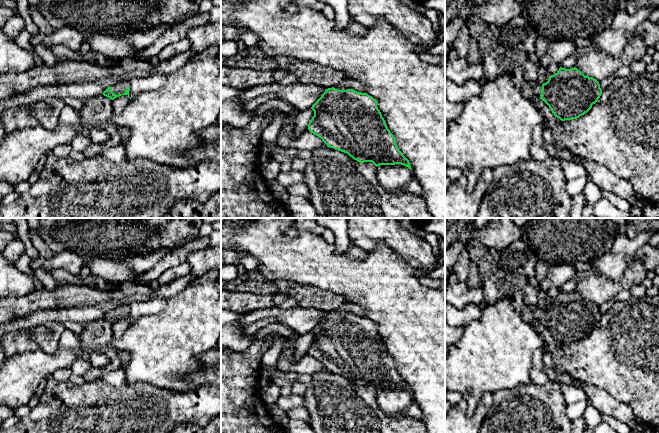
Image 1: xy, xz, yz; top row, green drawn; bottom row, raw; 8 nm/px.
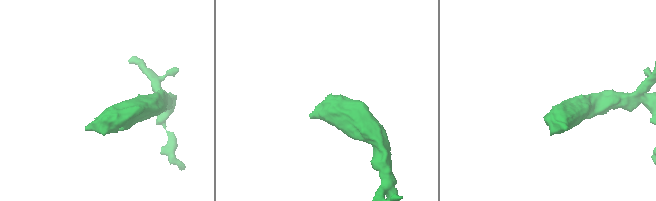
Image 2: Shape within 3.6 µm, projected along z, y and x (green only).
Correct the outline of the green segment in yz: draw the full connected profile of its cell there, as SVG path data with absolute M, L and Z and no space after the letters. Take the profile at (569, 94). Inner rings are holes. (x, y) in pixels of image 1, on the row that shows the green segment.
M576 67L559 70L544 84L531 81L535 95L544 101L561 121L579 118L587 113L602 94L599 82L585 76Z

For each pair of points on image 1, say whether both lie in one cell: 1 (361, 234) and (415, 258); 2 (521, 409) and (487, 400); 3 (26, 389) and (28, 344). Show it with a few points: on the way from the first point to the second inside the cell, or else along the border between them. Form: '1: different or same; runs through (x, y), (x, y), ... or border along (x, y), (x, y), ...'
1: same; runs through (374, 234), (391, 234), (402, 245)
2: different; border along (492, 393), (492, 405), (482, 422)
3: different; border along (39, 348), (33, 351), (16, 353), (10, 357)

